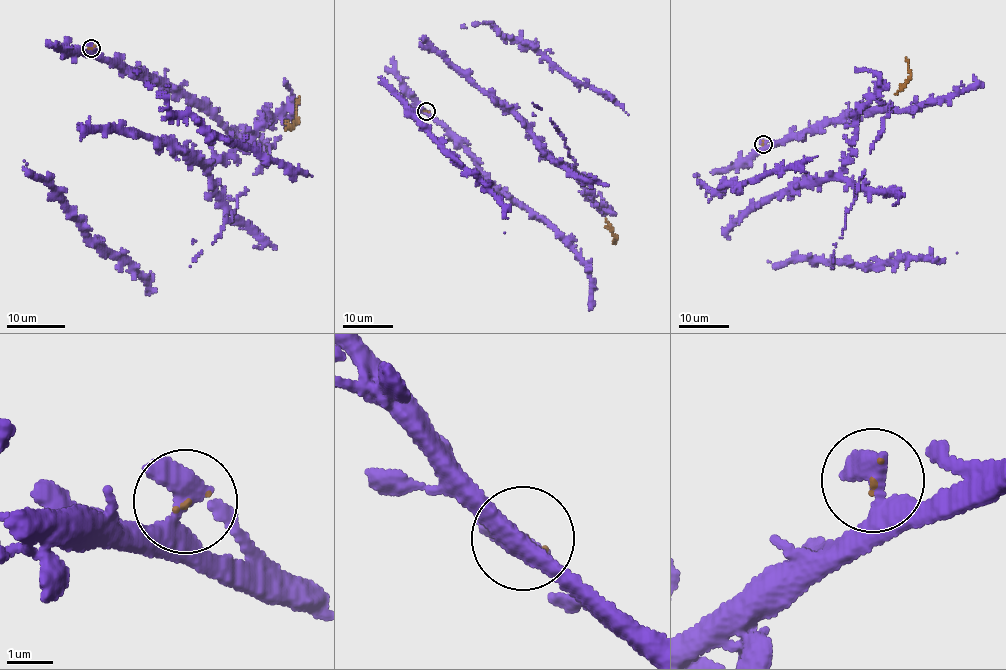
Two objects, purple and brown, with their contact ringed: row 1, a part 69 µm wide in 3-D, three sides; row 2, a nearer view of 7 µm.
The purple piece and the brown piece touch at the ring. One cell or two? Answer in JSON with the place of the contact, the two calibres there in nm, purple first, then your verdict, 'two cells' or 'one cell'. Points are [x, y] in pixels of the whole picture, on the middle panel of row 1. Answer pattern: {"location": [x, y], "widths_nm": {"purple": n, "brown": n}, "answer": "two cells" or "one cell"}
{"location": [426, 111], "widths_nm": {"purple": 600, "brown": 60}, "answer": "one cell"}

